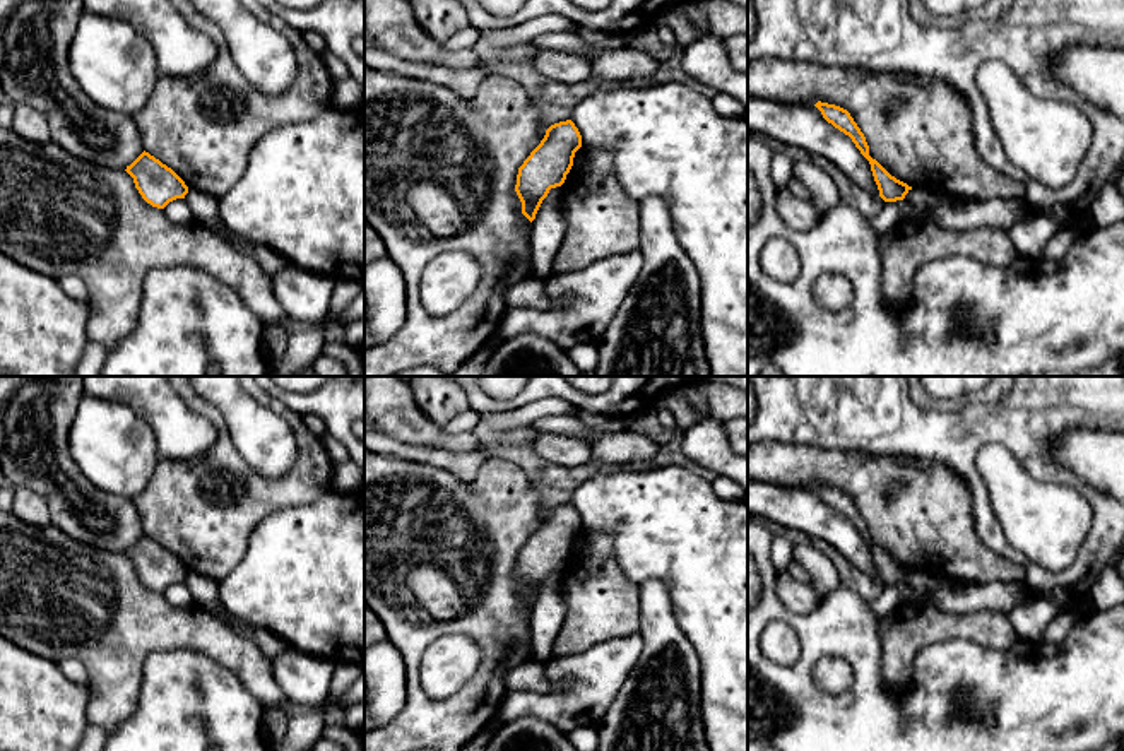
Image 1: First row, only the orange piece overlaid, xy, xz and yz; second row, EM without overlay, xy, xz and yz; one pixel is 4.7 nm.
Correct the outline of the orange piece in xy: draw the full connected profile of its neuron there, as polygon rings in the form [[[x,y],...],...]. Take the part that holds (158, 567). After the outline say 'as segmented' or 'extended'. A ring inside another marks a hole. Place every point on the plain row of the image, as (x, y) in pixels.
[[[145,534],[125,554],[133,561],[142,582],[152,590],[164,592],[169,585],[185,582],[188,577],[185,565]]]; as segmented

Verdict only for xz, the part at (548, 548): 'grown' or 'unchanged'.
unchanged

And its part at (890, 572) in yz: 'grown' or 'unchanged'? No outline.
unchanged

